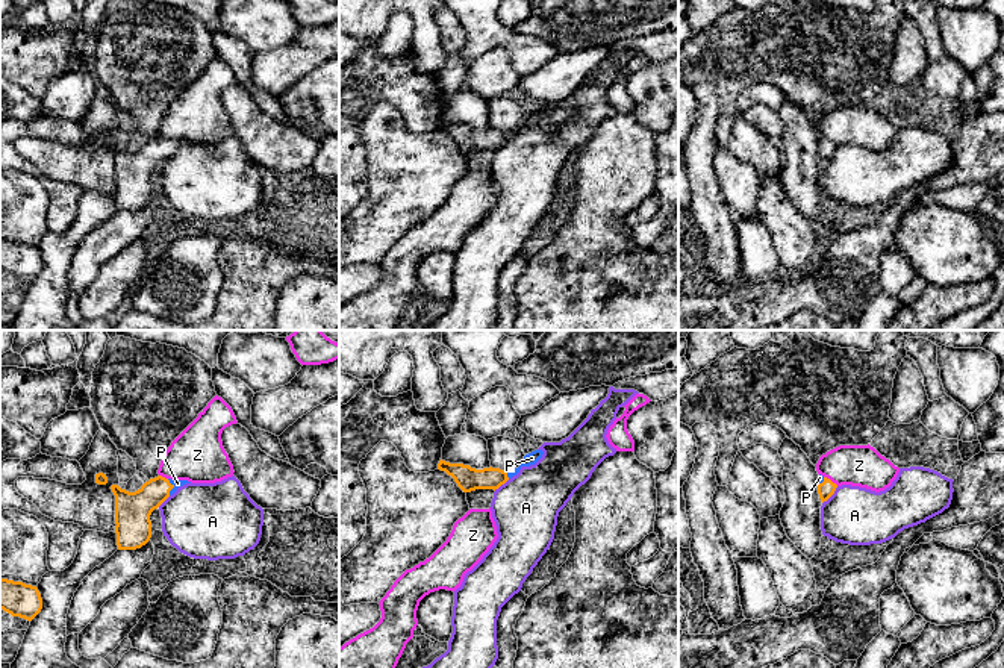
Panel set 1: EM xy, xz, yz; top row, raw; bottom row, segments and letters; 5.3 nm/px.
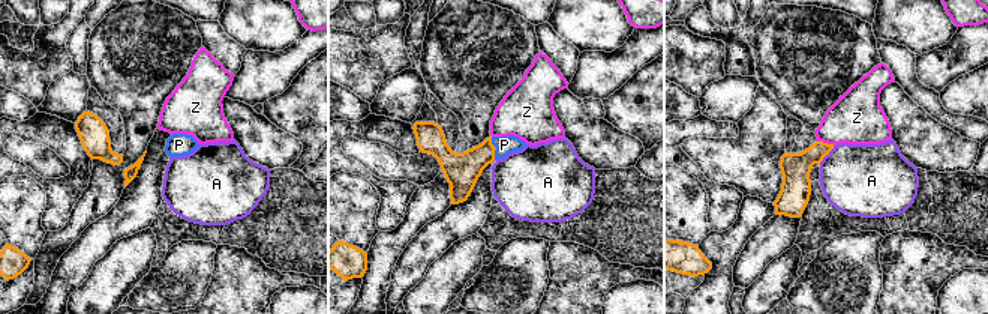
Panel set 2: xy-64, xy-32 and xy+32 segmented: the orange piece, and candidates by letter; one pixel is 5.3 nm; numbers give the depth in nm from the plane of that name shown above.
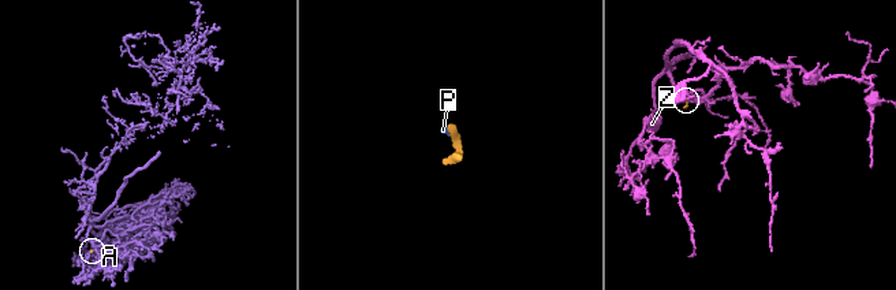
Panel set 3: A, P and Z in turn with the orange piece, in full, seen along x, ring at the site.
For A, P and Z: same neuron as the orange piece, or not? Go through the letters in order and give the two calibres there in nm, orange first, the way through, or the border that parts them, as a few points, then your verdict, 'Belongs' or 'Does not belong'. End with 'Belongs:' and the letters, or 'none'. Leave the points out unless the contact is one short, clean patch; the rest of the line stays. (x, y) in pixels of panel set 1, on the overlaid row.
A: Thickness 90 nm (orange) against 320 nm. Boundary: yz (838, 486), (823, 503). Does not belong
P: Thickness 190 nm (orange) against 50 nm. Path across: xy (132, 509), (159, 488), (173, 486), (177, 483). Belongs
Z: Thickness 90 nm (orange) against 220 nm. Boundary: yz (824, 476), (838, 485). Does not belong
Belongs: P

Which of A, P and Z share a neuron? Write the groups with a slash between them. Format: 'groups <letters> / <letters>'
groups A / P / Z

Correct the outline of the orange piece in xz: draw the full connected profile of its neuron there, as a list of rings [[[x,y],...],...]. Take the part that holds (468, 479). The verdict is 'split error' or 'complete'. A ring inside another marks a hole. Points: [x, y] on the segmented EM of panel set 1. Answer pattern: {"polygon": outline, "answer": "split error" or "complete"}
{"polygon": [[[535,450],[525,454],[522,464],[512,471],[503,471],[500,468],[492,467],[475,470],[471,468],[469,465],[450,464],[442,459],[438,464],[438,470],[445,471],[448,476],[451,476],[463,492],[471,492],[475,489],[495,491],[501,485],[504,485],[509,479],[516,476],[522,467],[535,465],[542,457],[542,454],[544,454],[542,450]]], "answer": "split error"}

